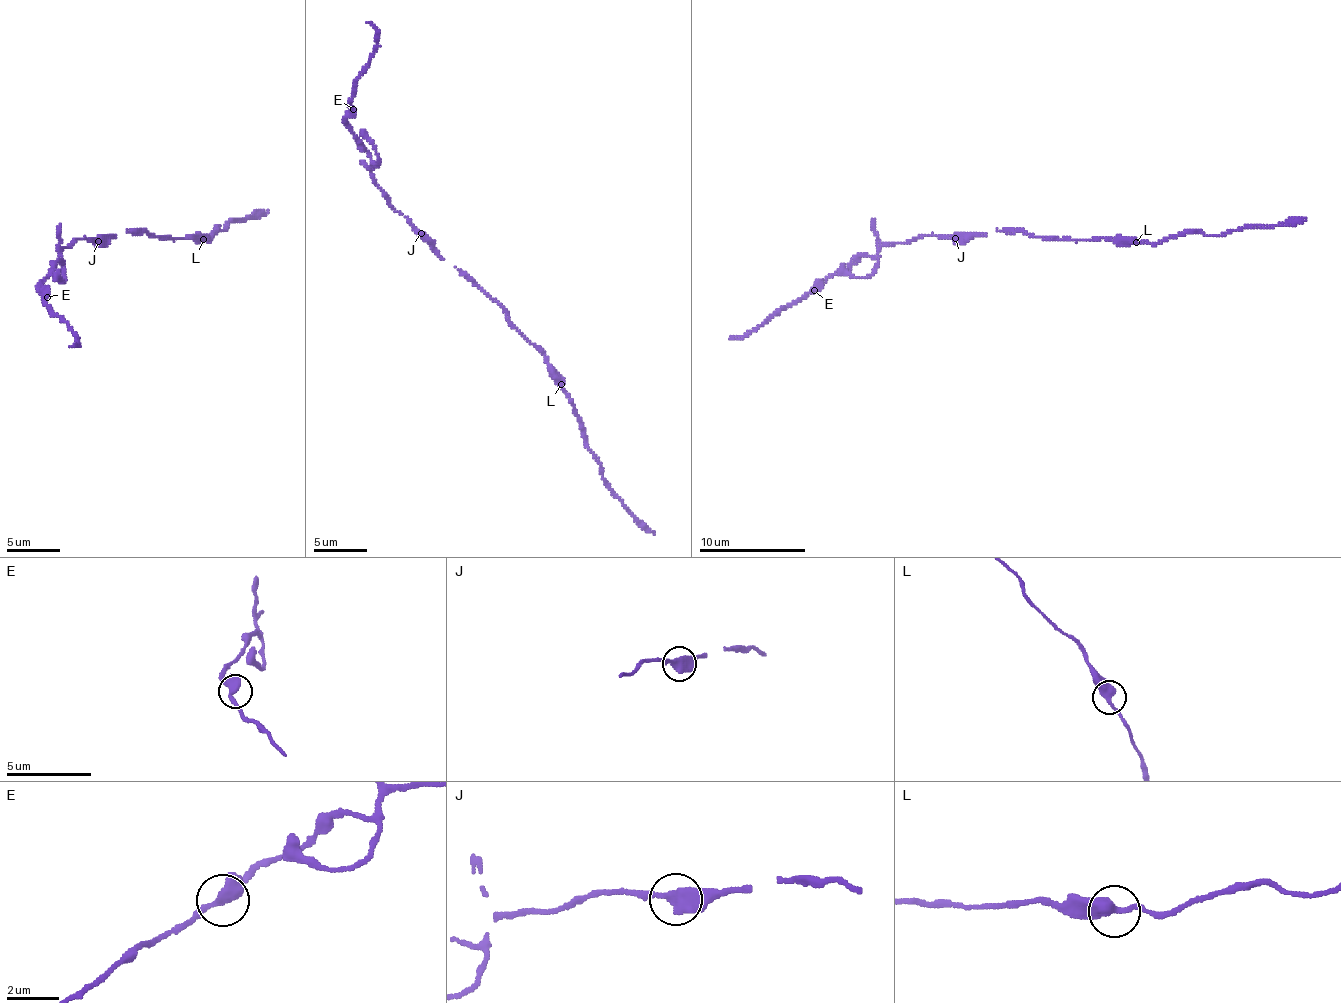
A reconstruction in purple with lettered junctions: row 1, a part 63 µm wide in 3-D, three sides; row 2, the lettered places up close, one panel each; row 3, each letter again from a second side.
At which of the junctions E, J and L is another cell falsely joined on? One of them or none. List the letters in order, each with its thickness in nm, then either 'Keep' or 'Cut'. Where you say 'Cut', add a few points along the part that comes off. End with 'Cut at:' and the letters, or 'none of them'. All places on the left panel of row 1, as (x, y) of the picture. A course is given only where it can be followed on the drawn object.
E: Thickness 440 nm. Keep
J: Thickness 440 nm. Keep
L: Thickness 440 nm. Keep
Cut at: none of them

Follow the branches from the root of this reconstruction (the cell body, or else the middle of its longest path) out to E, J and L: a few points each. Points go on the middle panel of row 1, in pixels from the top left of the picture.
E: (461, 272), (443, 259), (392, 206), (390, 198), (376, 182), (371, 172), (371, 156), (346, 120), (353, 109)
J: (461, 272), (443, 259), (421, 233)
L: (461, 272), (466, 272), (503, 309), (506, 317), (545, 357), (550, 373), (561, 384)

